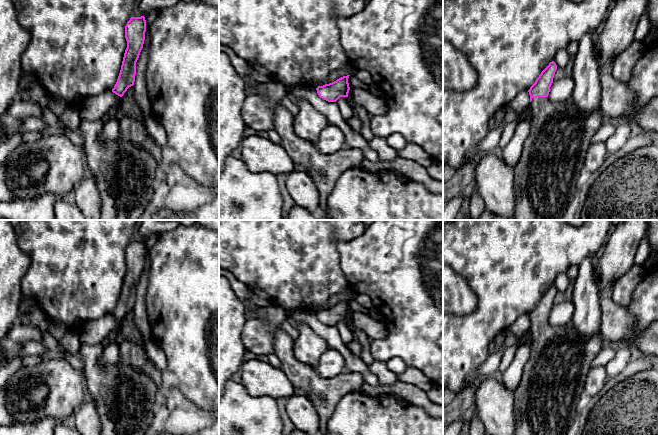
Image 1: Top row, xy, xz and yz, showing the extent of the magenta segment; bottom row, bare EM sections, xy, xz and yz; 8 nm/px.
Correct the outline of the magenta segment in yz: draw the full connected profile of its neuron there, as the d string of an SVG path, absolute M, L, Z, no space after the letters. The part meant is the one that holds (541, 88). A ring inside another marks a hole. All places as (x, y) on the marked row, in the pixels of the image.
M550 62L528 90L531 102L528 114L532 121L520 159L513 167L516 194L514 220L559 220L564 215L577 192L578 179L584 169L584 160L592 138L604 123L605 116L601 110L587 115L572 100L551 102L548 99L556 70L556 63Z

